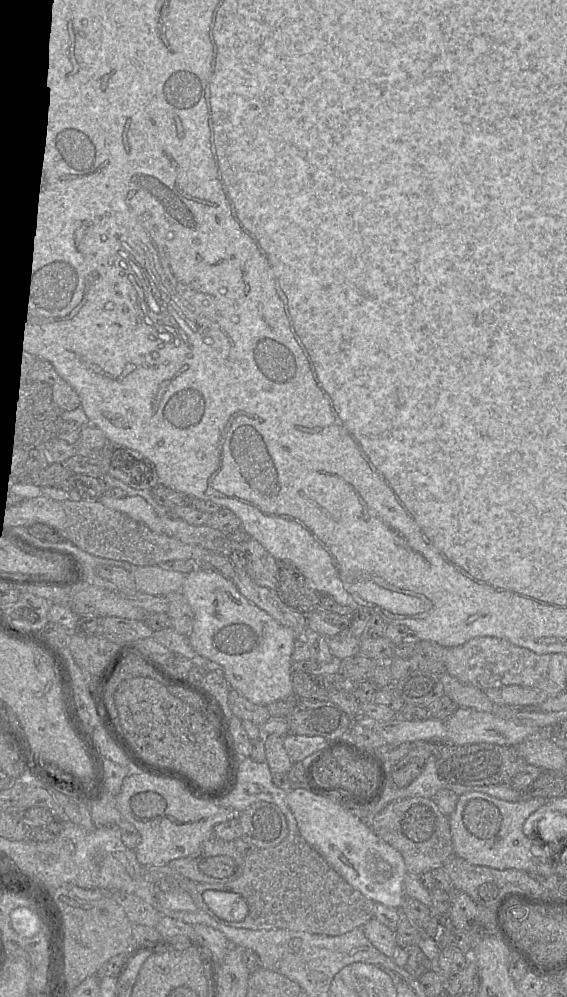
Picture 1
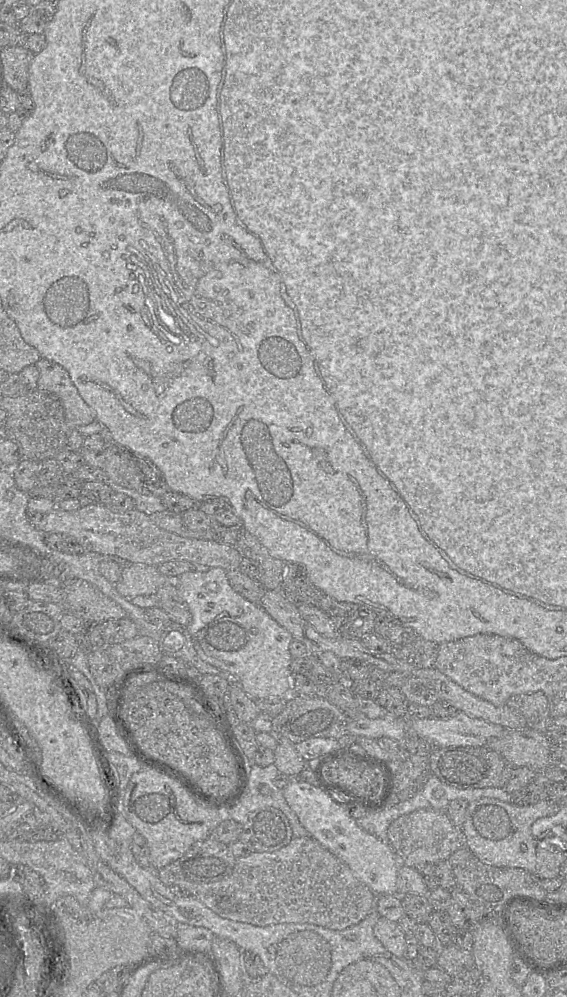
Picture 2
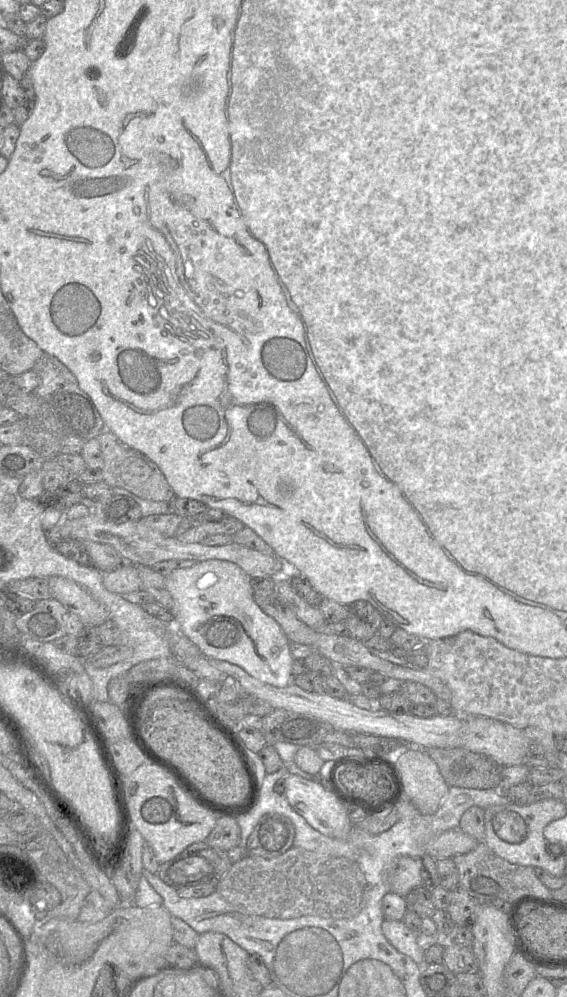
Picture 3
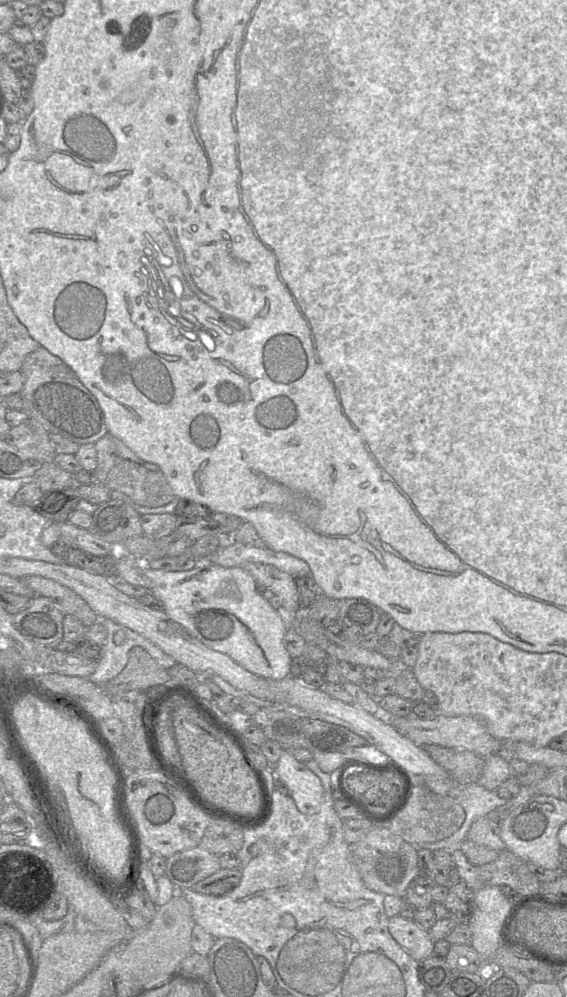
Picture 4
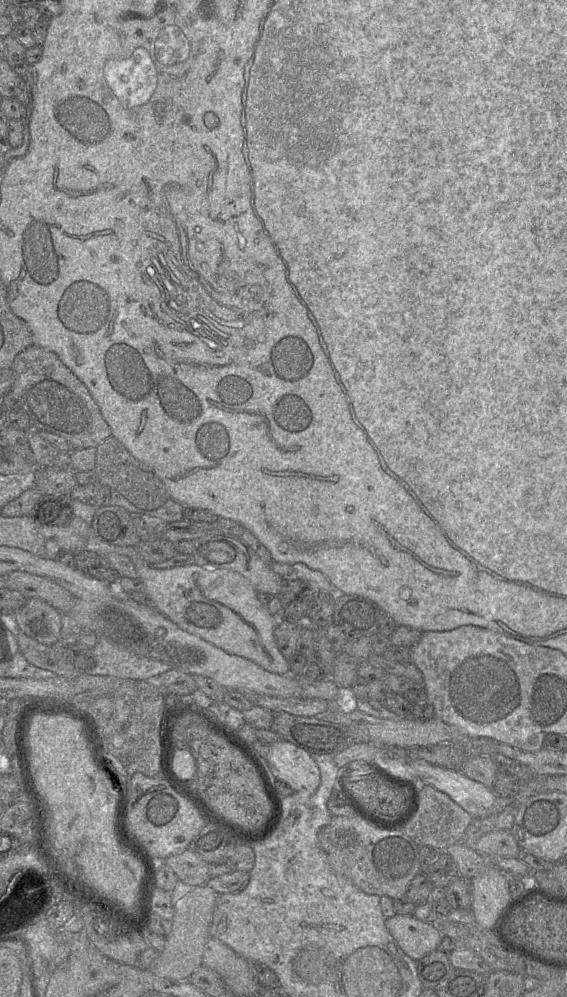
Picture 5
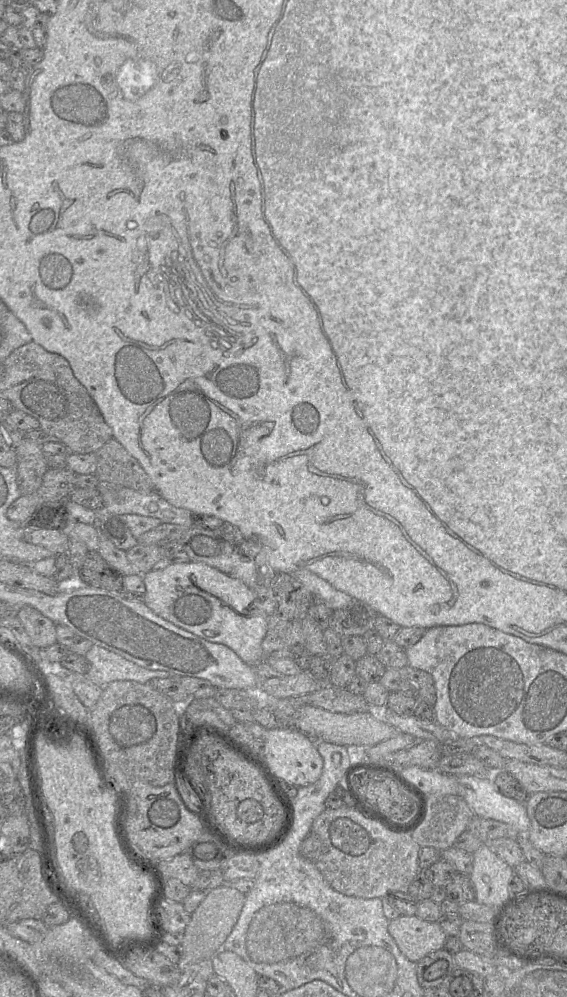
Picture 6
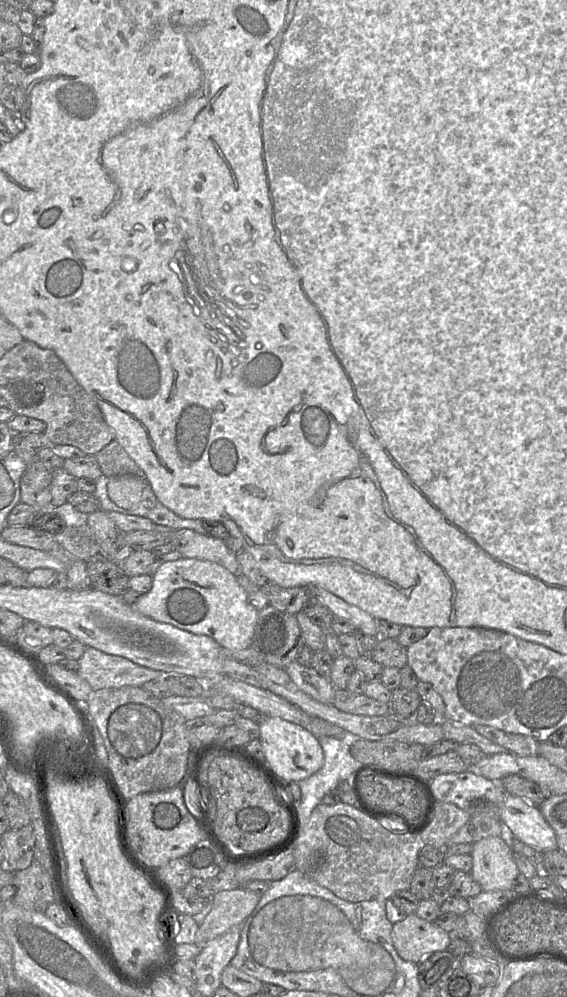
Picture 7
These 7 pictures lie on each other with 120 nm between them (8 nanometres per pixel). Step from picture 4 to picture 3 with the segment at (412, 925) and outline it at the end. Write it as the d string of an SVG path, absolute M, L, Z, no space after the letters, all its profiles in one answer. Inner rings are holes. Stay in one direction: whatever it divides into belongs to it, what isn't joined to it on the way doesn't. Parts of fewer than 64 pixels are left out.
M385 919L382 923L382 932L390 944L402 954L410 957L415 963L424 963L424 951L417 944L417 936L408 929L402 921Z

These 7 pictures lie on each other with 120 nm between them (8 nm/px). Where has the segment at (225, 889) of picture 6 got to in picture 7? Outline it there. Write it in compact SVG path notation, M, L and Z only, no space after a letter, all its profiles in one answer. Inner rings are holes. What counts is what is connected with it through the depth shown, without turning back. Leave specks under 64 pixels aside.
M243 887L214 893L211 909L198 927L195 944L203 947L231 927L243 924L257 906L260 897Z

